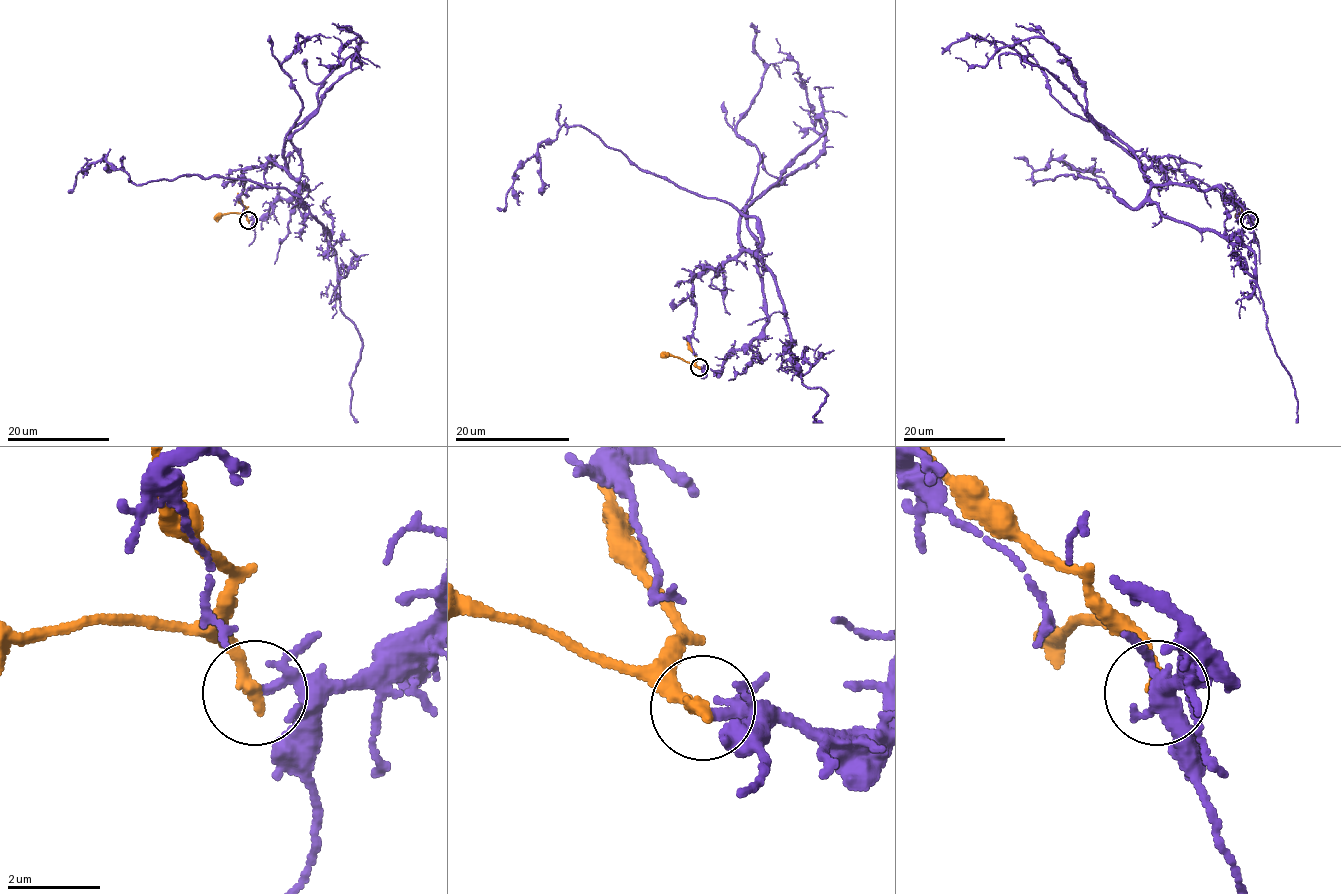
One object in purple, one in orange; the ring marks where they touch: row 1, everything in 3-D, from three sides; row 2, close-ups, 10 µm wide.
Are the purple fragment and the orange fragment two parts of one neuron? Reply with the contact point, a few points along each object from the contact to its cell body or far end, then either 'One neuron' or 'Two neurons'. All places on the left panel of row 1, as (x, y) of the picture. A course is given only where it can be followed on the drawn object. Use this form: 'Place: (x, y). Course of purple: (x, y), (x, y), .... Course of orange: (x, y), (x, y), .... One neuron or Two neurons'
Place: (248, 220). Course of purple: (248, 219), (308, 190), (305, 208), (247, 180), (135, 185), (104, 159), (67, 191). Course of orange: (248, 221), (237, 193). Two neurons

